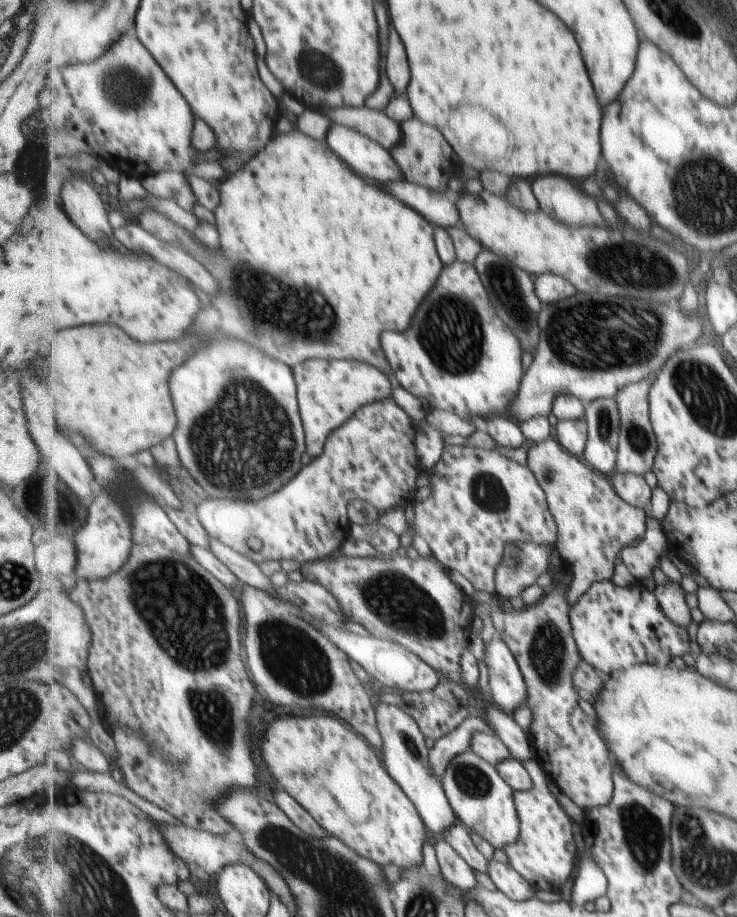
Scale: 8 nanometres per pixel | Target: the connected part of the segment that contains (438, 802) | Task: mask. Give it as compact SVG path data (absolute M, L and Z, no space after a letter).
M379 702L376 706L378 729L384 738L381 752L387 762L390 775L402 786L410 799L418 807L422 819L437 837L444 836L444 832L456 825L455 811L450 805L442 780L430 770L430 748L425 744L425 735L418 720L404 711L401 707Z

